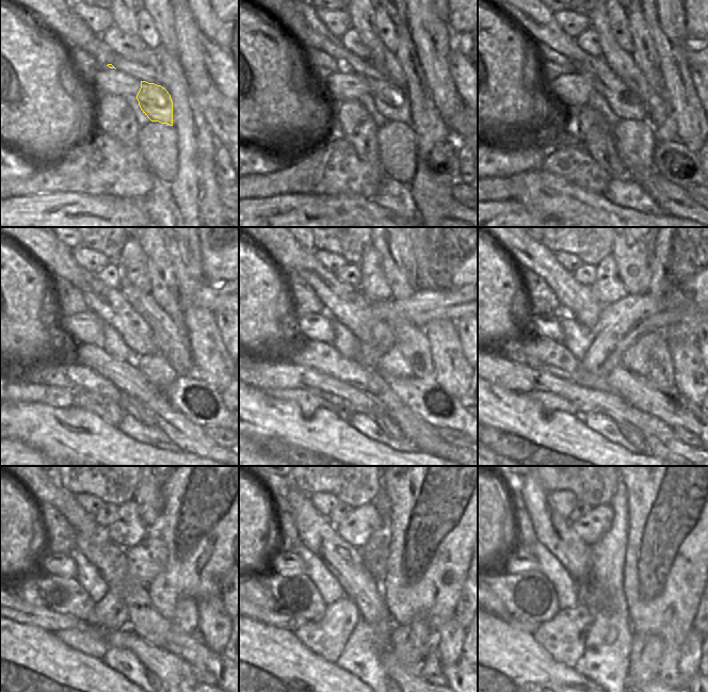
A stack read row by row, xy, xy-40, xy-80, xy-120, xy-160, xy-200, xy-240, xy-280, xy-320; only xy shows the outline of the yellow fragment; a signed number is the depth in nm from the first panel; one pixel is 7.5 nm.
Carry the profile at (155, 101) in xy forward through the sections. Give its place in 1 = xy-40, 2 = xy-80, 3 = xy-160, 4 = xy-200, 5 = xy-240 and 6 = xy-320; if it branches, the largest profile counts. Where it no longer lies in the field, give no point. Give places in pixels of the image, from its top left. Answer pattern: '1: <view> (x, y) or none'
1: xy-40 (392, 102)
2: xy-80 (623, 102)
3: xy-160 (346, 304)
4: xy-200 (529, 254)
5: xy-240 (43, 488)
6: xy-320 (512, 487)

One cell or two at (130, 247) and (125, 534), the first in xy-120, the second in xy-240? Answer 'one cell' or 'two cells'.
one cell

